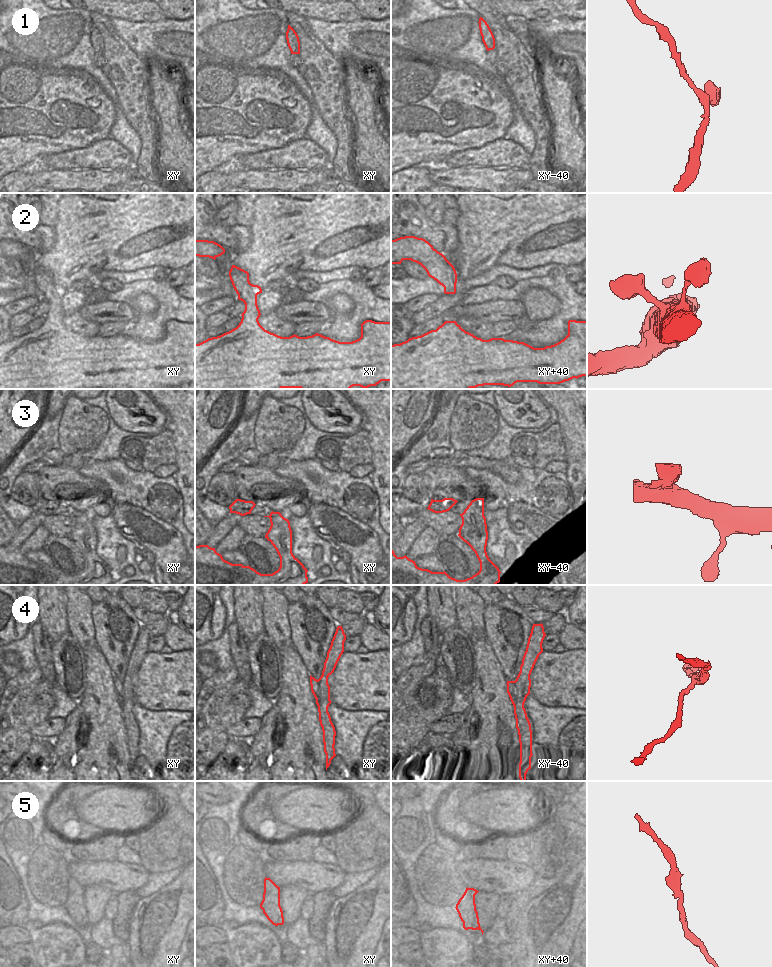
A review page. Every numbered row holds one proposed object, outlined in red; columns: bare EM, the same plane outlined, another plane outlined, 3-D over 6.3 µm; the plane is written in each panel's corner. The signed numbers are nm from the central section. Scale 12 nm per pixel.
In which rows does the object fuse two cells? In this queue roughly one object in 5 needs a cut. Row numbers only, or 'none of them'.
4.

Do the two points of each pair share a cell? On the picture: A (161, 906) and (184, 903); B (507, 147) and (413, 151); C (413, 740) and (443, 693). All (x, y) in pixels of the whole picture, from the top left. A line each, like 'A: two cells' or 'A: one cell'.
A: one cell
B: two cells
C: one cell

